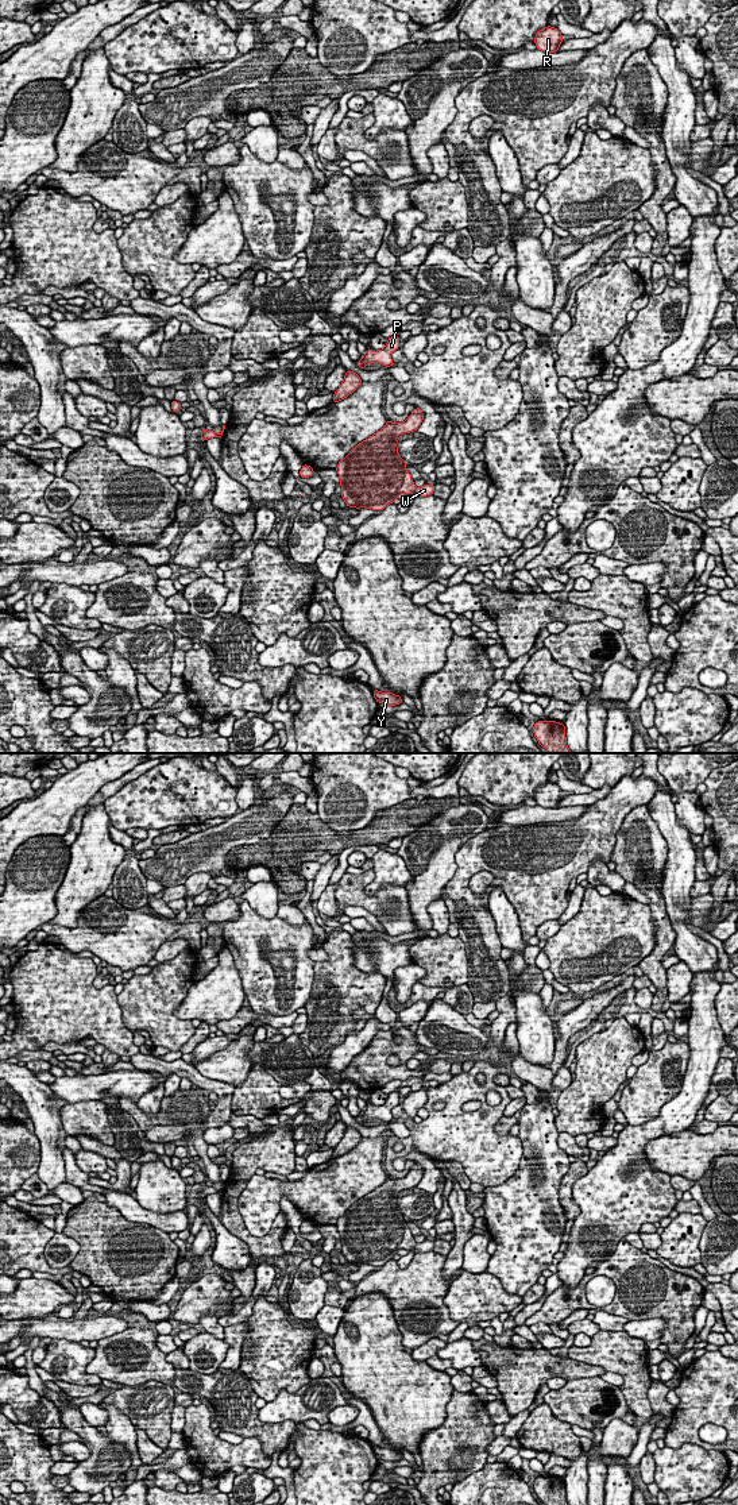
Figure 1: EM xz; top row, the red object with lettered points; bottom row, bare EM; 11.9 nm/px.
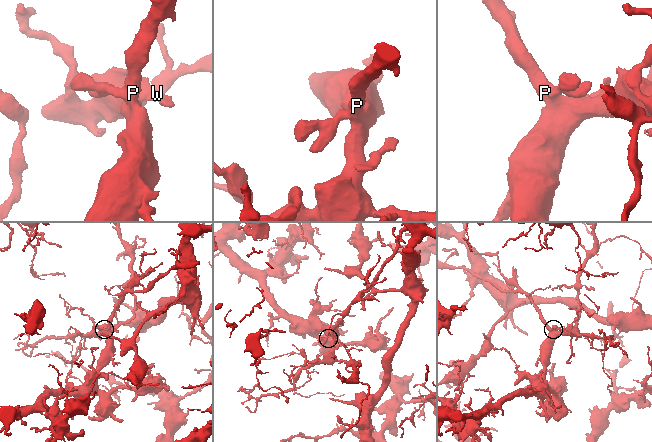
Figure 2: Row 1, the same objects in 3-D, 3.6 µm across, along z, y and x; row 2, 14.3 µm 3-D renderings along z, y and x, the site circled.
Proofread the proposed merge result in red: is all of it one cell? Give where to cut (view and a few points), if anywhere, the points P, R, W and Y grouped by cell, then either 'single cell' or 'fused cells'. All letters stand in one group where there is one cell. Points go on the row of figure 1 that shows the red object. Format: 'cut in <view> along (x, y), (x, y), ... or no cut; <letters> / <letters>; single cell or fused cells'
no cut; P R W Y; single cell

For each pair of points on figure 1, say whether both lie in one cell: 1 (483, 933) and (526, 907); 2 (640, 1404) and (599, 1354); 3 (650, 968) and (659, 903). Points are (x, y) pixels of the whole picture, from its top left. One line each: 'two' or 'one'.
1: two
2: one
3: one

